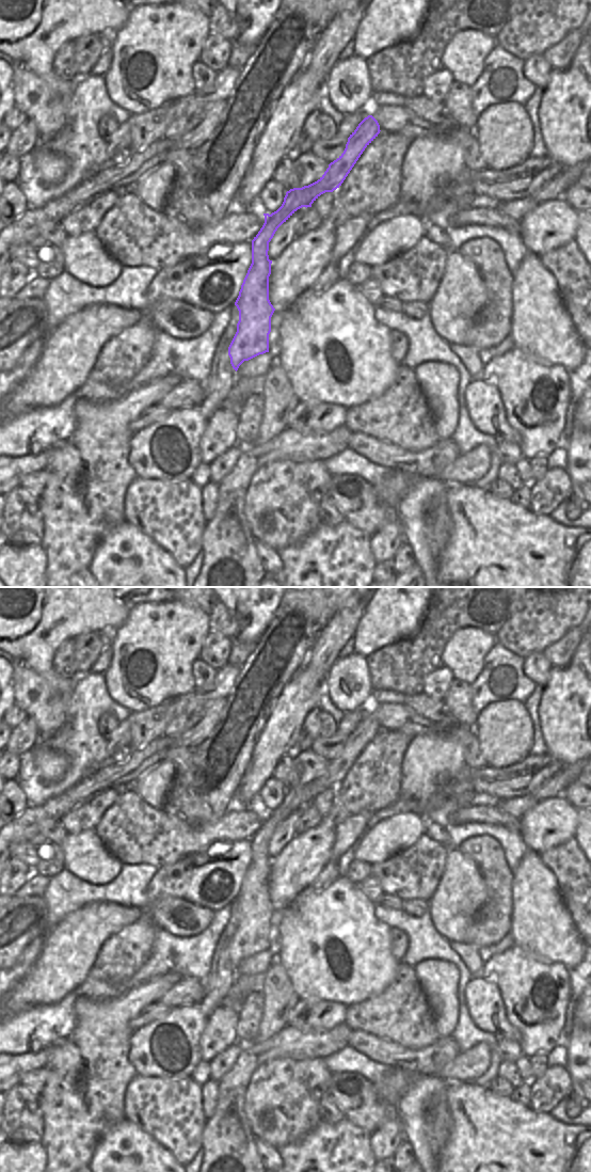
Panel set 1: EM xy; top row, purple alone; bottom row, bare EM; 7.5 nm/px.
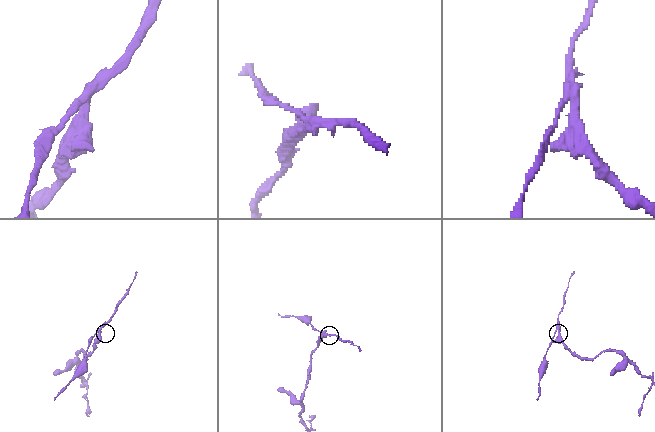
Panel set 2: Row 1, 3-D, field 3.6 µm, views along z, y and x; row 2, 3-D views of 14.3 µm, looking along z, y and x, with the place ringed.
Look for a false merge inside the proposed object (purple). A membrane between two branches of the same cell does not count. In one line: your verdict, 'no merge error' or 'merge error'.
merge error

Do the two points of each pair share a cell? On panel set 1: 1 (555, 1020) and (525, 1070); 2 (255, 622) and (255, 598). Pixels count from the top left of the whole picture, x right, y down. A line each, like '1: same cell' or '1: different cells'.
1: different cells
2: same cell

